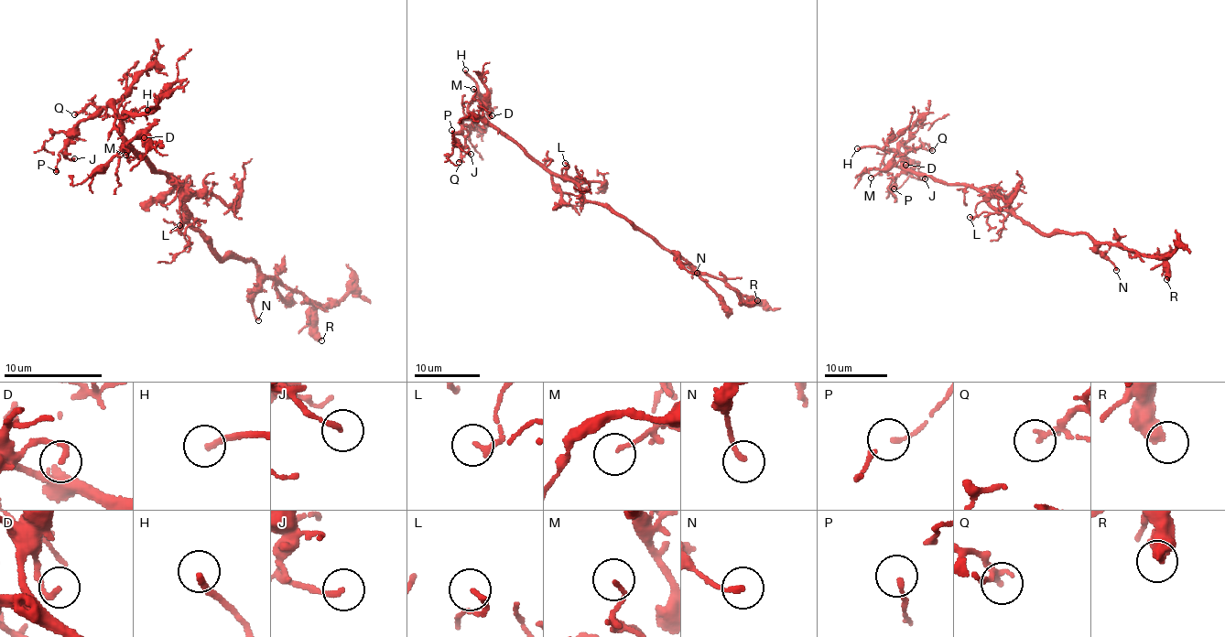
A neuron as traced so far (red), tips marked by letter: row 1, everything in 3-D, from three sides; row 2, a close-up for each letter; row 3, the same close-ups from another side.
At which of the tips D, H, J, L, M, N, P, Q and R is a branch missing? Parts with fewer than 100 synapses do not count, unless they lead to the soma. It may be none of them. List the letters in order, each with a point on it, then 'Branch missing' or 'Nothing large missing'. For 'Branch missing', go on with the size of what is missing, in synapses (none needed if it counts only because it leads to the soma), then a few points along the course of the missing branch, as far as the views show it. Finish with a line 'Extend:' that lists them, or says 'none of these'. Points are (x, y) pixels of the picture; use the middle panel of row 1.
D: Place: (492, 115). Nothing large missing
H: Place: (465, 70). Branch missing. Course of what is missing: (465, 70), (443, 37), (451, 27), (467, 28), (437, 20)
J: Place: (471, 154). Nothing large missing
L: Place: (565, 163). Nothing large missing
M: Place: (473, 89). Nothing large missing
N: Place: (697, 273). Nothing large missing
P: Place: (451, 130). Nothing large missing
Q: Place: (459, 162). Nothing large missing
R: Place: (757, 300). Nothing large missing
Extend: H

